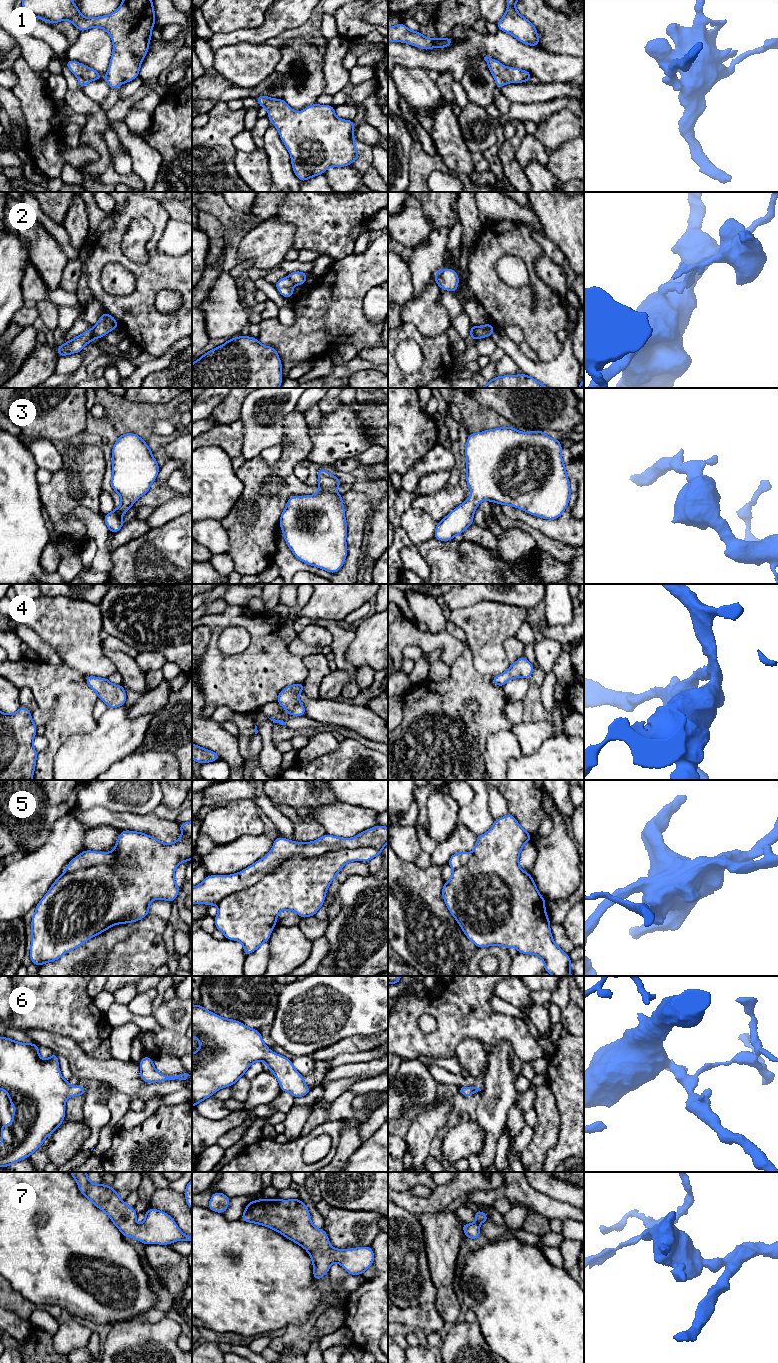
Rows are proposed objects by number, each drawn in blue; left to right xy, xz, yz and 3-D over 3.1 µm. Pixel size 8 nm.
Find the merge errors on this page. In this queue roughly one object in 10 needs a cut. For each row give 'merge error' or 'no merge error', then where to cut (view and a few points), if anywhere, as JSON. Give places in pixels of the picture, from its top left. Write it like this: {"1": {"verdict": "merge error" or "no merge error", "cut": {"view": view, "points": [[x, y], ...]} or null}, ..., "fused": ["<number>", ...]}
{"1": {"verdict": "no merge error", "cut": null}, "2": {"verdict": "merge error", "cut": {"view": "xy", "points": [[92, 328], [95, 337]]}}, "3": {"verdict": "no merge error", "cut": null}, "4": {"verdict": "no merge error", "cut": null}, "5": {"verdict": "merge error", "cut": {"view": "xz", "points": [[381, 849], [292, 855], [216, 904]]}}, "6": {"verdict": "no merge error", "cut": null}, "7": {"verdict": "no merge error", "cut": null}, "fused": ["2", "5"]}

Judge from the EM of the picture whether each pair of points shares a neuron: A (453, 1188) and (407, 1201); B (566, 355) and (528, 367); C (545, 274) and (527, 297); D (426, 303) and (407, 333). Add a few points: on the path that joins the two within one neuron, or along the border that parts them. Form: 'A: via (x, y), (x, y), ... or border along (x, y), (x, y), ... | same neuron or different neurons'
A: via (442, 1196), (435, 1203), (418, 1203) | same neuron
B: via (557, 364), (553, 368), (537, 368) | same neuron
C: border along (540, 255), (535, 262), (535, 271), (557, 295) | different neurons
D: border along (403, 321), (410, 322), (424, 335), (434, 335) | different neurons

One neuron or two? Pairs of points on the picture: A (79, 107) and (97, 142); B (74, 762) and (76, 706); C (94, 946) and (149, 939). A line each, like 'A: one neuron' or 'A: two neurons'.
A: one neuron
B: two neurons
C: two neurons

